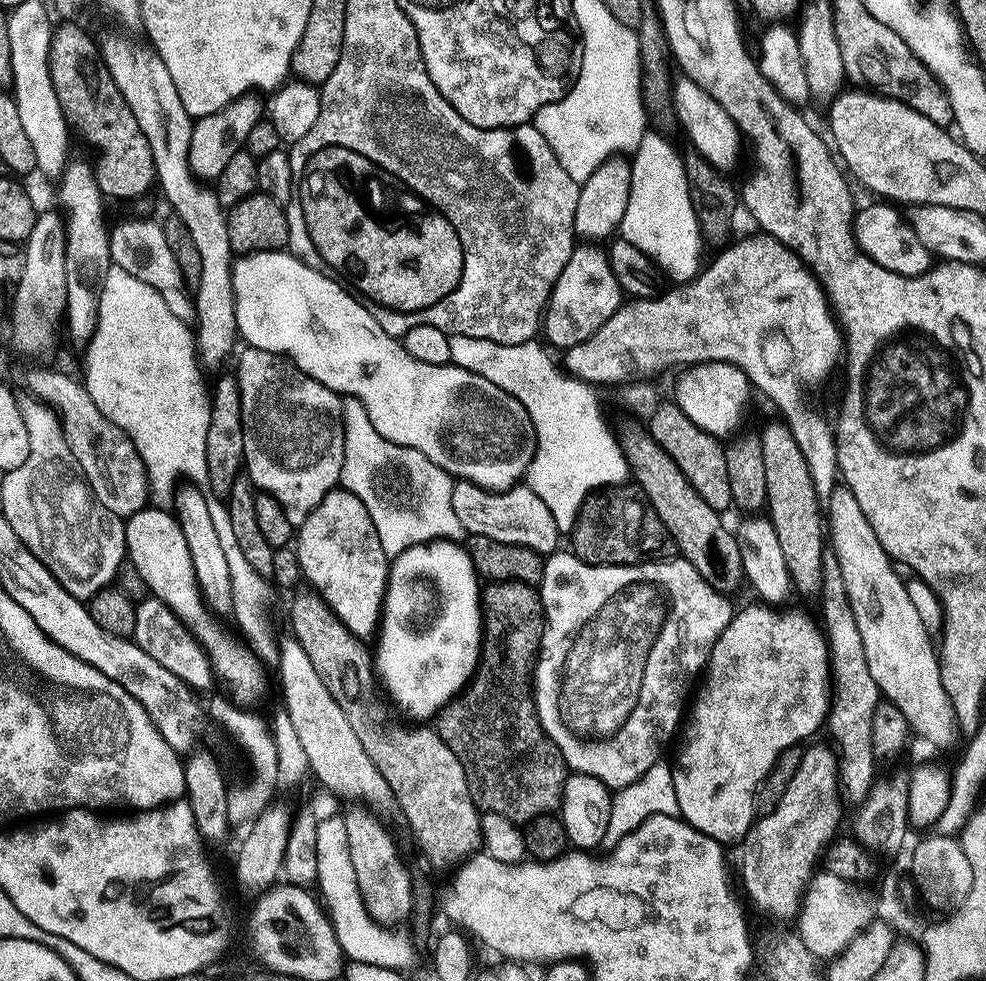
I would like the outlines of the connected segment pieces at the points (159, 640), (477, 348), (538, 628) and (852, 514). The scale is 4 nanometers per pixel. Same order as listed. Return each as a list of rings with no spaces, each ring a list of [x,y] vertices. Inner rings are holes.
[[[148,598],[148,601],[144,603],[141,601],[137,605],[133,641],[193,691],[208,690],[213,685],[215,686],[215,672],[208,652],[179,616],[161,600]]]
[[[461,336],[451,337],[450,342],[451,363],[455,367],[470,370],[470,374],[478,374],[486,378],[486,382],[494,382],[494,386],[516,397],[525,406],[533,401],[536,401],[536,405],[548,404],[550,401],[550,396],[556,388],[556,364],[548,357],[549,349],[543,343],[502,346],[478,338]]]
[[[506,581],[489,583],[483,589],[482,608],[484,638],[479,667],[468,687],[438,713],[438,731],[446,746],[458,754],[458,762],[466,770],[472,801],[481,813],[498,815],[523,826],[539,816],[561,811],[564,788],[570,777],[570,769],[558,746],[554,746],[536,713],[534,665],[544,633],[544,607],[535,587]]]
[[[837,487],[829,496],[826,520],[830,548],[839,562],[843,591],[853,607],[866,661],[883,697],[902,710],[909,729],[915,735],[917,732],[926,743],[936,748],[954,747],[956,735],[961,735],[962,729],[952,697],[944,687],[937,645],[932,645],[934,638],[926,632],[917,607],[911,601],[907,581],[896,572],[895,563],[878,542],[851,488]]]

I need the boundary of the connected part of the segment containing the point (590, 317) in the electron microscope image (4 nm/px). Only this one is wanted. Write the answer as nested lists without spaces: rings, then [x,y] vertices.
[[[577,247],[548,301],[542,317],[542,336],[553,349],[582,346],[582,342],[594,338],[594,334],[598,334],[598,330],[602,330],[626,303],[626,293],[614,274],[609,253],[600,248],[603,247]]]

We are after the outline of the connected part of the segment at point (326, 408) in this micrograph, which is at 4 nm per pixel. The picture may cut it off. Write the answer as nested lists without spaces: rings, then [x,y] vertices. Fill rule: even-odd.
[[[245,347],[243,351],[239,353],[240,369],[235,369],[234,375],[242,394],[246,475],[261,493],[273,496],[281,504],[294,528],[299,530],[323,499],[341,487],[346,462],[344,400],[340,393],[322,386],[322,382],[307,376],[283,356],[257,348]]]

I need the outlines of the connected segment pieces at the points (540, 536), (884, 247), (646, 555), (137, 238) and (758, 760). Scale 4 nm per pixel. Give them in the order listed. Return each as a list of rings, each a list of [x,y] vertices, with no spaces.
[[[459,481],[454,490],[453,503],[454,512],[469,537],[481,536],[494,542],[528,547],[544,558],[561,547],[562,533],[558,522],[554,522],[550,506],[546,506],[546,502],[542,502],[542,498],[538,498],[530,487],[517,486],[507,492],[488,492],[476,484]]]
[[[888,202],[874,203],[876,204],[862,209],[861,212],[859,209],[854,216],[854,239],[863,255],[871,263],[902,276],[924,276],[932,271],[934,267],[932,252],[926,250],[926,246],[922,246],[911,223],[900,213],[903,211]]]
[[[617,486],[601,490],[585,500],[584,505],[580,508],[580,516],[576,519],[576,527],[570,533],[570,539],[572,539],[570,548],[580,560],[585,560],[587,564],[597,566],[647,564],[649,562],[673,559],[676,552],[676,544],[673,540],[667,538],[648,540],[651,536],[663,537],[664,535],[664,526],[660,523],[658,514],[644,499],[640,489],[635,486]]]
[[[128,220],[125,224],[113,227],[110,232],[112,238],[112,263],[117,268],[126,270],[126,274],[134,274],[138,282],[146,282],[150,290],[158,290],[174,310],[174,318],[185,322],[196,320],[196,305],[190,285],[182,274],[182,266],[178,266],[178,258],[174,258],[174,250],[170,250],[170,242],[166,242],[164,224],[155,224],[152,220]]]
[[[764,606],[764,608],[744,608],[733,615],[730,626],[718,638],[714,646],[712,656],[708,659],[706,675],[699,685],[700,697],[695,700],[690,708],[690,715],[682,728],[682,737],[684,741],[680,744],[680,749],[676,752],[676,762],[671,765],[674,787],[677,790],[678,806],[680,807],[680,816],[694,830],[714,838],[719,844],[731,846],[739,845],[748,836],[748,831],[758,819],[756,812],[756,791],[760,788],[760,783],[772,772],[772,767],[780,760],[783,752],[791,750],[795,744],[800,744],[803,740],[808,740],[816,731],[825,727],[829,716],[829,707],[833,701],[833,678],[832,678],[832,657],[829,656],[829,641],[822,631],[821,625],[816,624],[804,612],[784,612],[775,607]]]

